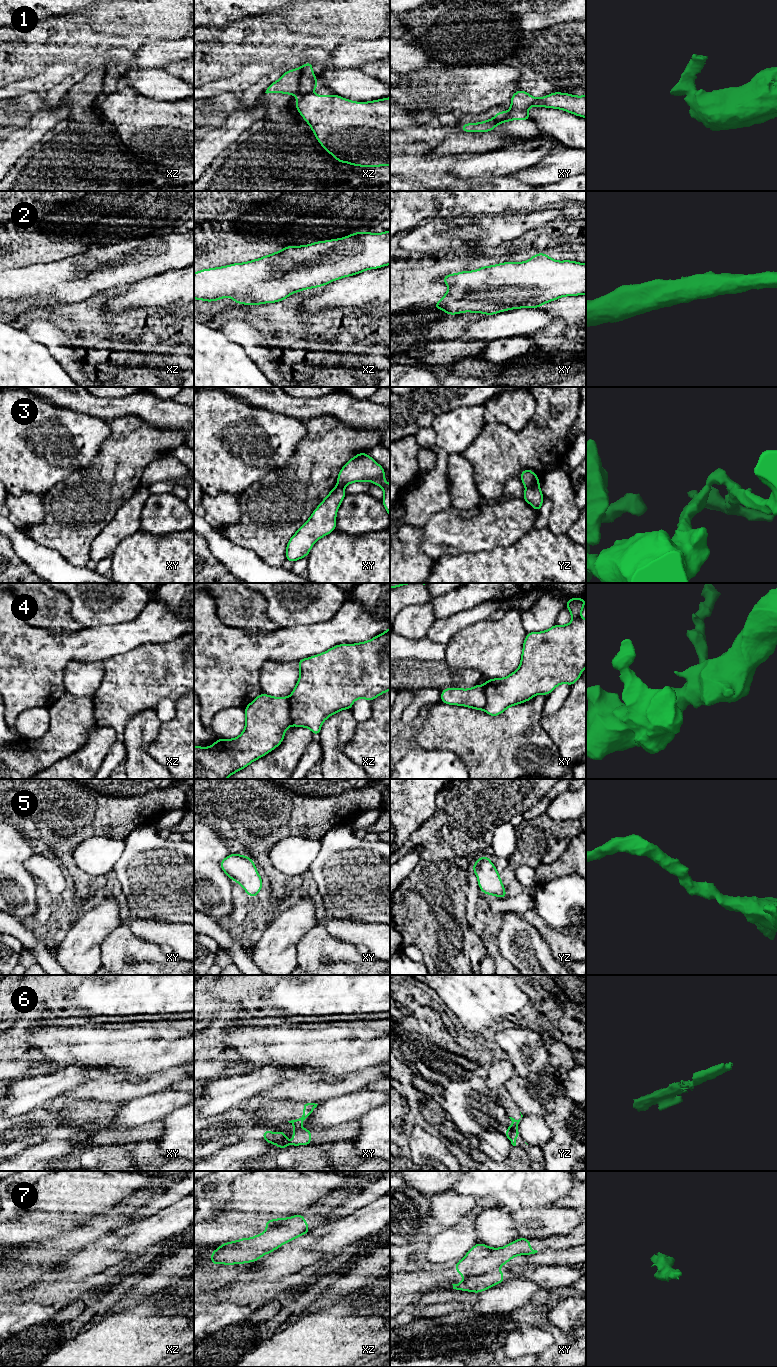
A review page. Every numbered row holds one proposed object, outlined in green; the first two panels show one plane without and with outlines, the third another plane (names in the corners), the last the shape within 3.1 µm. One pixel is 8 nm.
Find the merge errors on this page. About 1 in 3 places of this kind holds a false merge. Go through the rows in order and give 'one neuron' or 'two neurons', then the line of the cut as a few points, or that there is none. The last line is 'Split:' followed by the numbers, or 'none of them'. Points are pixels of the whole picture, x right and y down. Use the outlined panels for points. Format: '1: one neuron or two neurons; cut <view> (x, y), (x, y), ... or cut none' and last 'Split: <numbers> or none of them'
1: two neurons; cut xz (310, 93), (306, 93), (298, 98)
2: one neuron; cut none
3: two neurons; cut yz (538, 483), (526, 487)
4: two neurons; cut xz (288, 697), (289, 716), (292, 724)
5: one neuron; cut none
6: two neurons; cut xy (298, 1124), (293, 1126)
7: two neurons; cut xy (497, 1267), (465, 1279)
Split: 1, 3, 4, 6, 7

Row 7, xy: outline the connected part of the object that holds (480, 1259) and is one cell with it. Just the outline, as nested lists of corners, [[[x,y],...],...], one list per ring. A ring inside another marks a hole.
[[[520,1238],[500,1248],[491,1248],[485,1244],[478,1243],[458,1261],[454,1266],[455,1271],[466,1279],[495,1270],[508,1263],[515,1256],[535,1254],[538,1251],[531,1249],[530,1240]]]

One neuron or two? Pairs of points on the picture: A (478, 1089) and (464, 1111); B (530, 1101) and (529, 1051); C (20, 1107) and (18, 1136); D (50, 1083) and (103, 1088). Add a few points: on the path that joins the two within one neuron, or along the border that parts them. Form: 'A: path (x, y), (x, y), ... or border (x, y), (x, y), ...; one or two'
A: path (473, 1094), (469, 1106); one
B: path (531, 1089), (531, 1063); one
C: border (10, 1116), (18, 1117); two
D: border (98, 1075), (64, 1093); two

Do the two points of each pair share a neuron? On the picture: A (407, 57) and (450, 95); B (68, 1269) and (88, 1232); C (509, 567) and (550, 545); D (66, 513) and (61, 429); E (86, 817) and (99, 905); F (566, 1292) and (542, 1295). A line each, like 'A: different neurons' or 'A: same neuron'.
A: different neurons
B: different neurons
C: same neuron
D: different neurons
E: different neurons
F: same neuron

